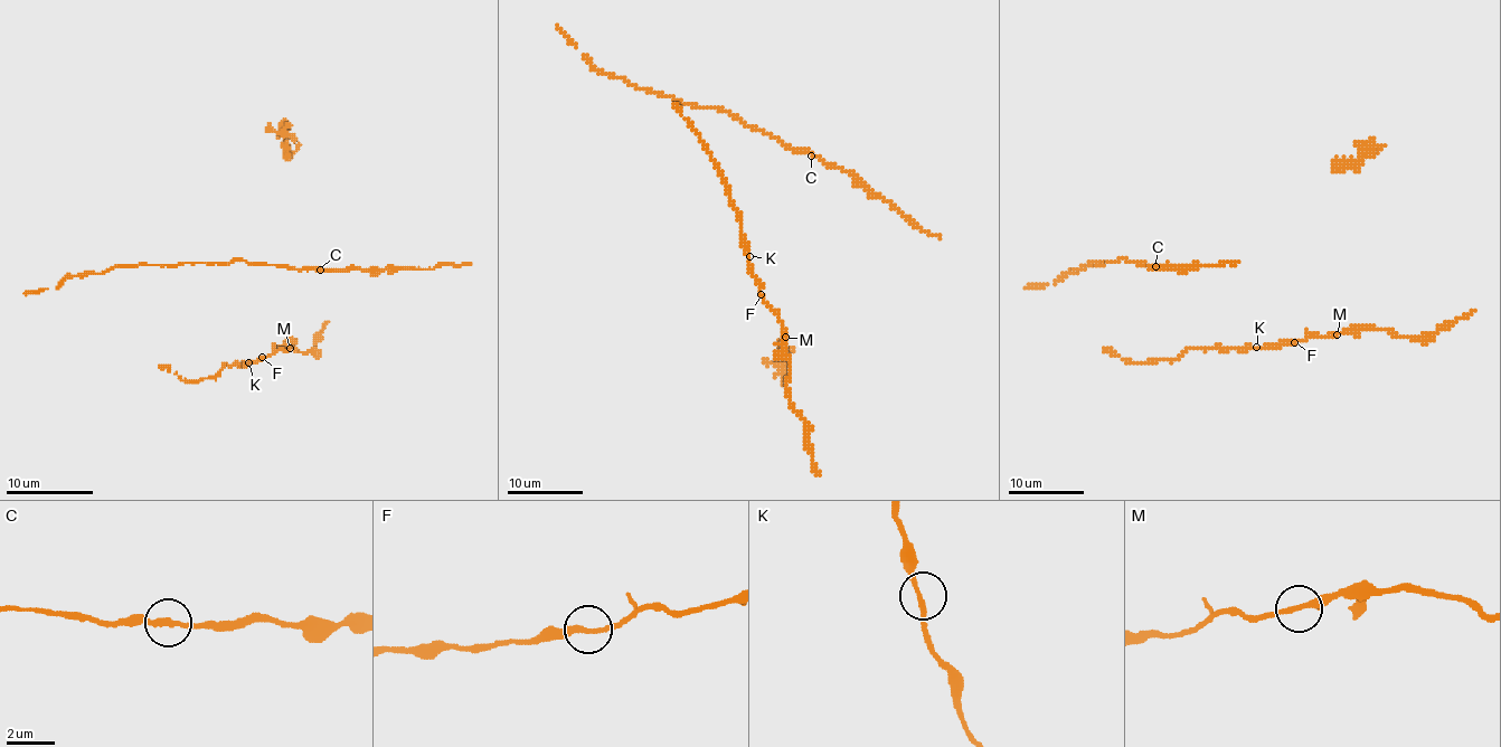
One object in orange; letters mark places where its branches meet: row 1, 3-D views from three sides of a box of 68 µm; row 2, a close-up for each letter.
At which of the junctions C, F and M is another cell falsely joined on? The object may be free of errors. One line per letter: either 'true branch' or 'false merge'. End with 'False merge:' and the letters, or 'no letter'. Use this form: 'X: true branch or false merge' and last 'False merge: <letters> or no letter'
C: true branch
F: true branch
M: true branch
False merge: no letter

